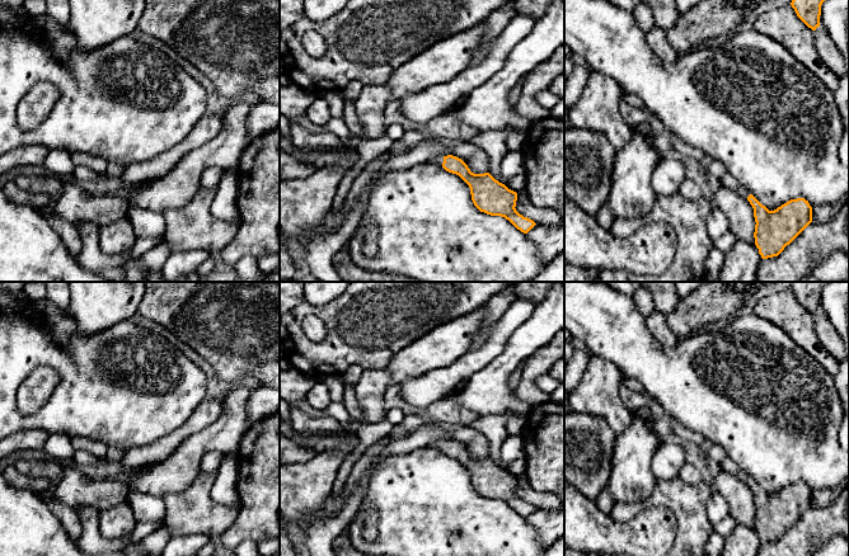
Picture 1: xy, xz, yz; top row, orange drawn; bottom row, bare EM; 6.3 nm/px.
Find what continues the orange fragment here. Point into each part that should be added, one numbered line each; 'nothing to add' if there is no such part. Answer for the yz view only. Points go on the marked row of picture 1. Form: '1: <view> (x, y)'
1: yz (727, 180)

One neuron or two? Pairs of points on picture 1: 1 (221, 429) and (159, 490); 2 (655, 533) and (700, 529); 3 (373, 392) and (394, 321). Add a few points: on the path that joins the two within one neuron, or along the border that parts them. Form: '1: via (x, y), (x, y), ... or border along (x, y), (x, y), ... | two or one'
1: via (205, 442), (173, 474) | one
2: border along (661, 505), (666, 507), (675, 518), (674, 542) | two
3: border along (364, 368), (384, 370) | two

